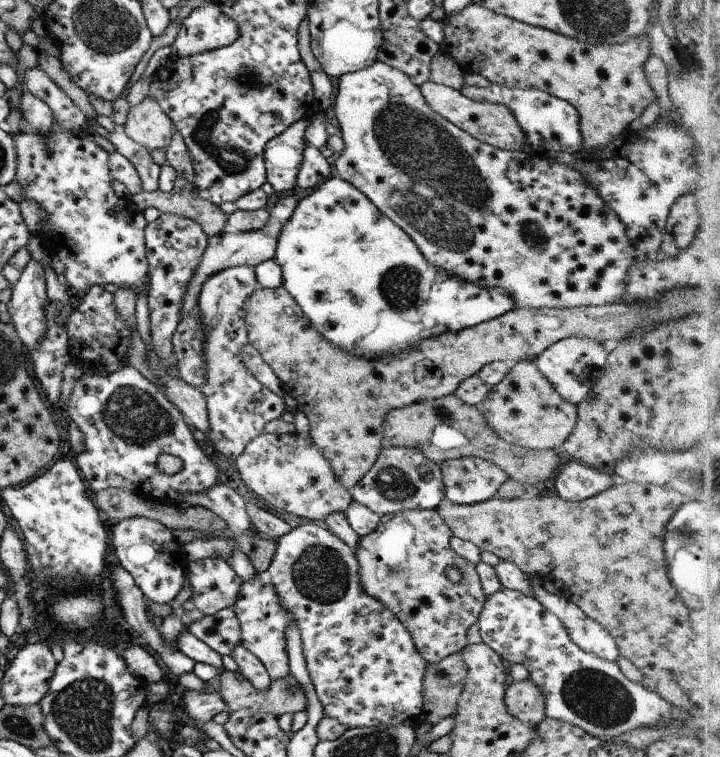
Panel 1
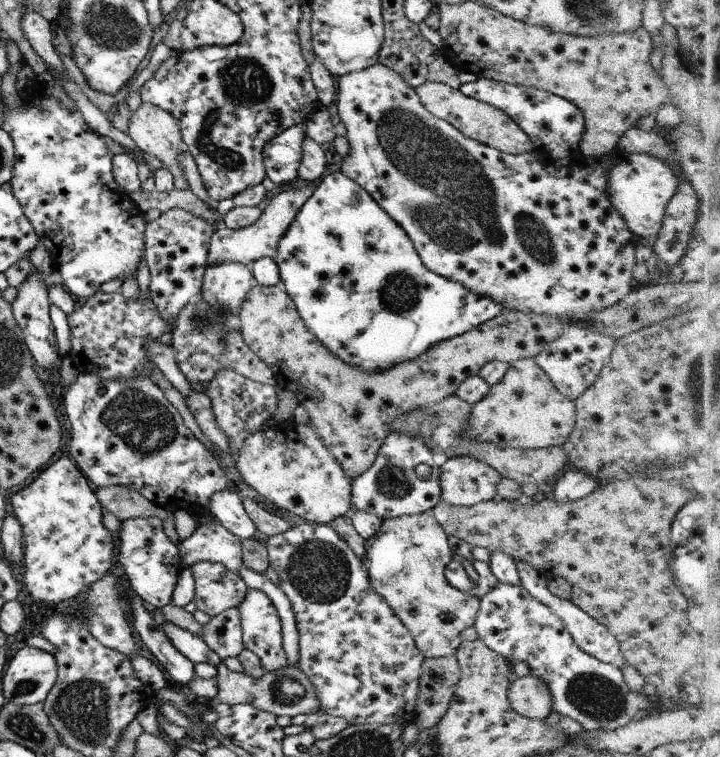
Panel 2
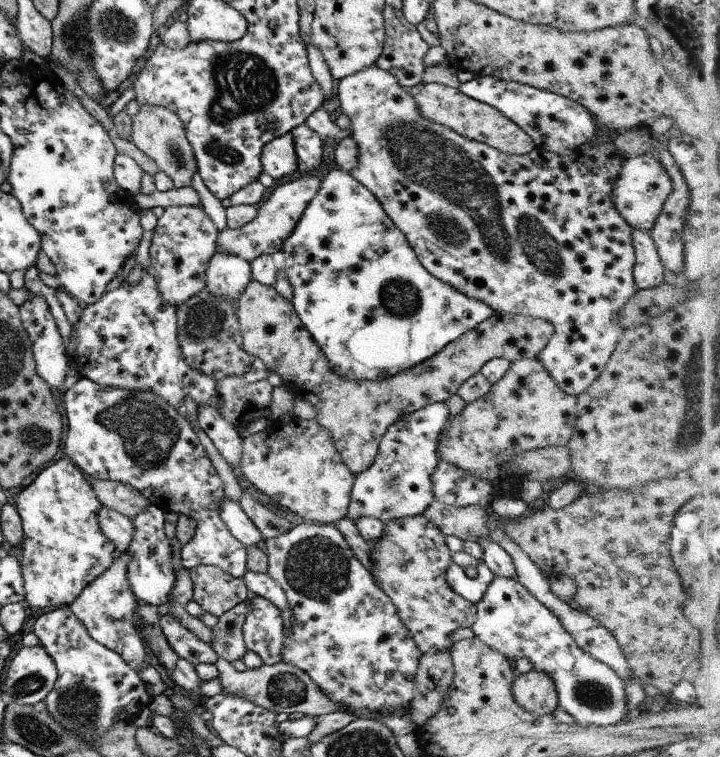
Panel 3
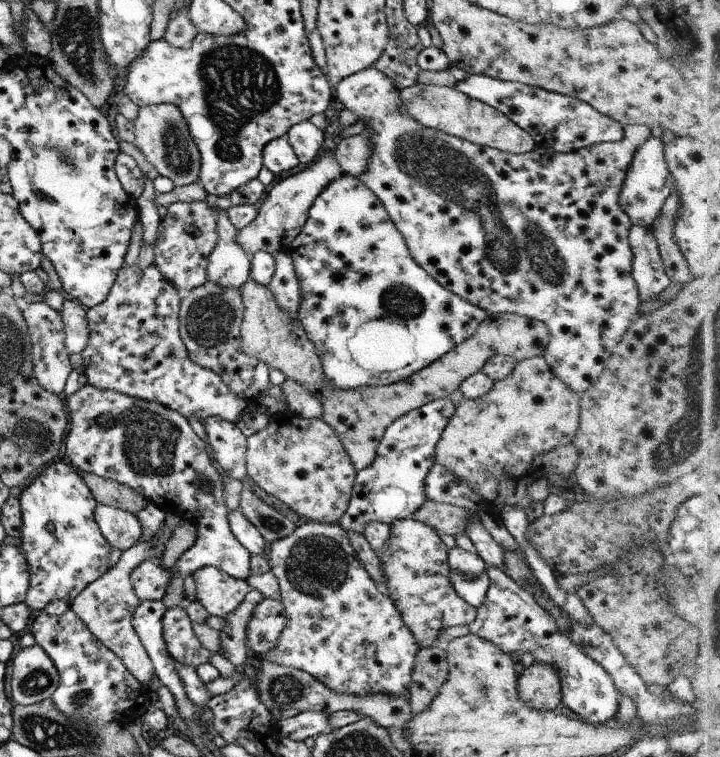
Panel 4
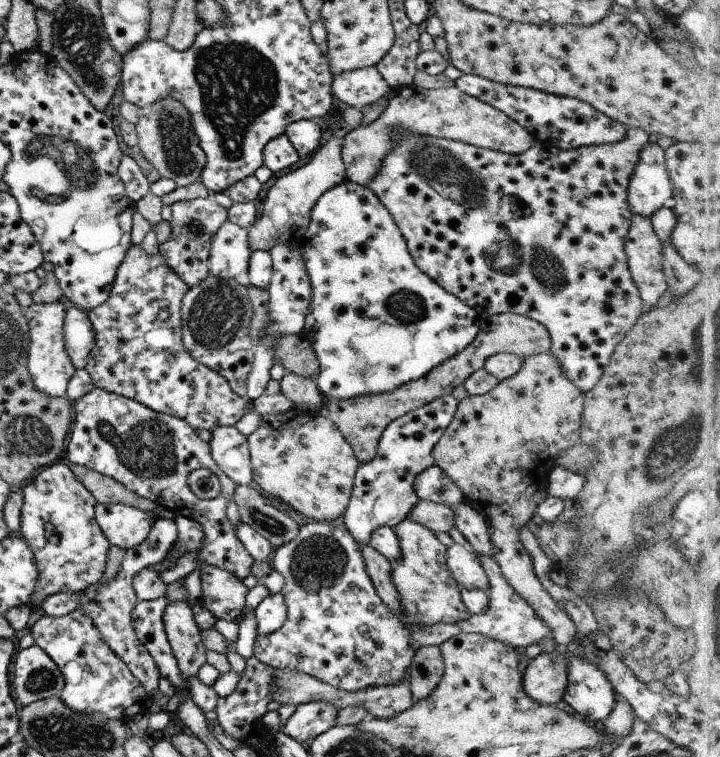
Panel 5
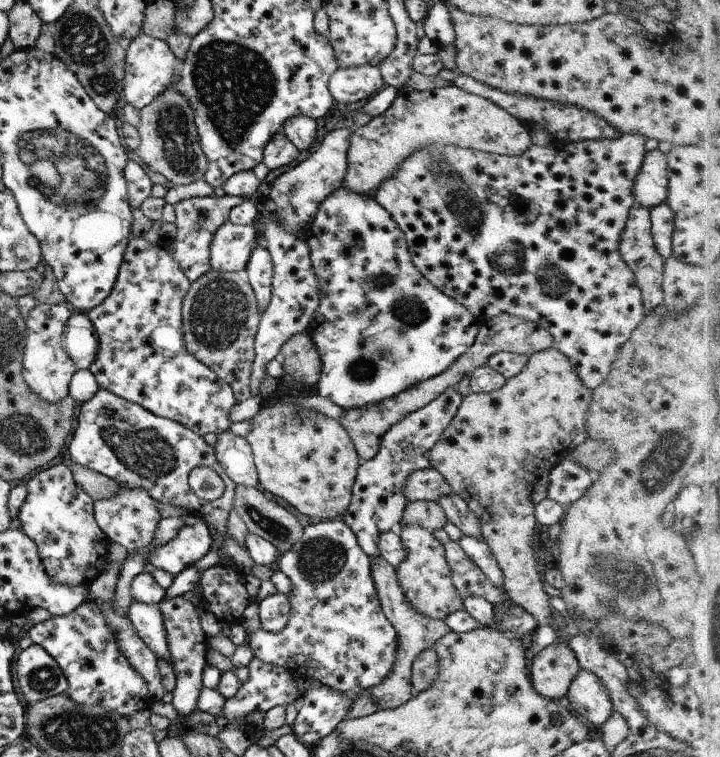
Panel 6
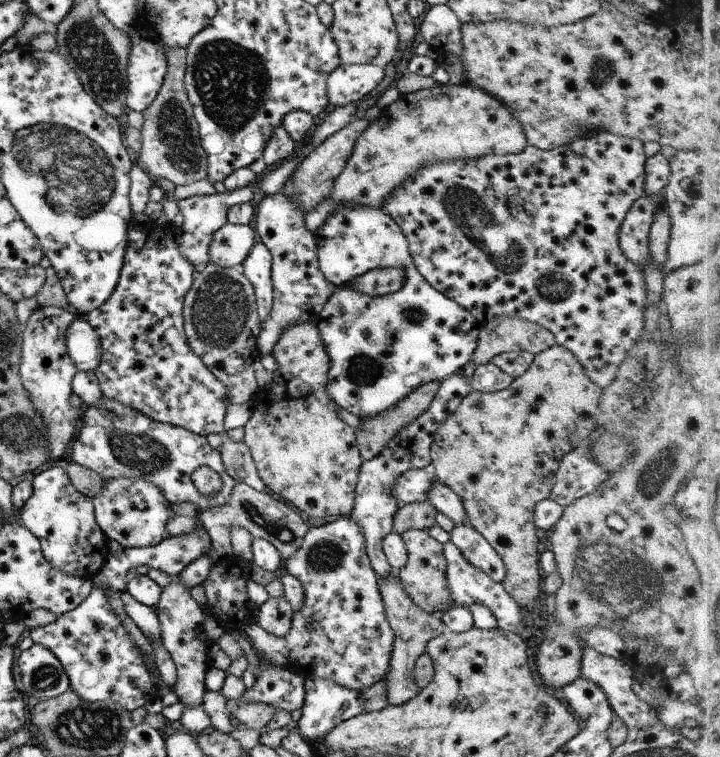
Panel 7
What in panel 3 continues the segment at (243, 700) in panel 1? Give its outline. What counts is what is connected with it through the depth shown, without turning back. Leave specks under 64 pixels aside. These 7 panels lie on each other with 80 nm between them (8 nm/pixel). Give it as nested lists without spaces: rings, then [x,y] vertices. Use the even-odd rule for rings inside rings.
[[[217,659],[214,662],[215,668],[219,674],[220,685],[224,695],[230,697],[241,697],[245,700],[251,701],[258,707],[267,709],[268,711],[283,714],[299,714],[318,717],[319,715],[326,715],[333,711],[340,710],[335,703],[332,703],[328,696],[325,696],[319,687],[296,666],[291,663],[284,663],[283,661],[275,663],[274,665],[261,665],[256,669],[246,669],[239,672],[233,669],[233,666],[226,660]]]

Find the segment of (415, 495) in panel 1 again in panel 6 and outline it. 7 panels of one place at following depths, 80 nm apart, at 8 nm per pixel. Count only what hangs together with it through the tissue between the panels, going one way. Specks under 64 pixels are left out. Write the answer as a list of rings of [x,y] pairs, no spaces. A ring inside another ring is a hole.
[[[456,386],[446,388],[438,394],[429,404],[423,405],[420,409],[406,414],[401,420],[392,424],[380,440],[375,456],[361,462],[357,467],[354,483],[352,484],[351,500],[345,512],[342,514],[342,521],[354,532],[359,548],[369,557],[379,557],[376,547],[377,537],[385,531],[395,529],[402,517],[403,509],[409,500],[404,495],[404,486],[407,477],[412,472],[425,469],[429,466],[429,449],[438,441],[441,431],[451,422],[462,396],[456,391]]]

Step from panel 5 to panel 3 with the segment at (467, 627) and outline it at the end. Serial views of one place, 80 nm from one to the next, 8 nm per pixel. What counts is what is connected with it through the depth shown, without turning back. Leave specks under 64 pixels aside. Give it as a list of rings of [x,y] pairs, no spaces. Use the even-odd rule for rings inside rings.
[[[494,576],[481,600],[474,605],[476,613],[470,626],[474,636],[506,659],[515,661],[525,657],[533,671],[545,673],[553,683],[559,708],[577,724],[614,725],[628,712],[625,684],[616,672],[583,652],[560,620],[515,579]]]

